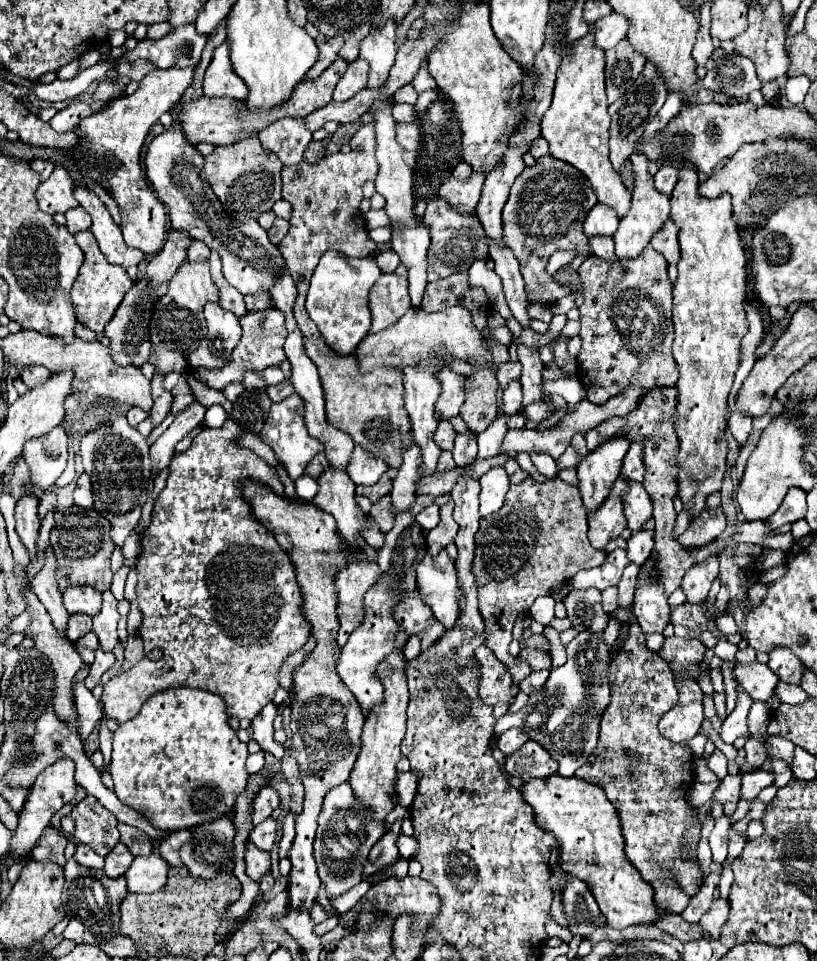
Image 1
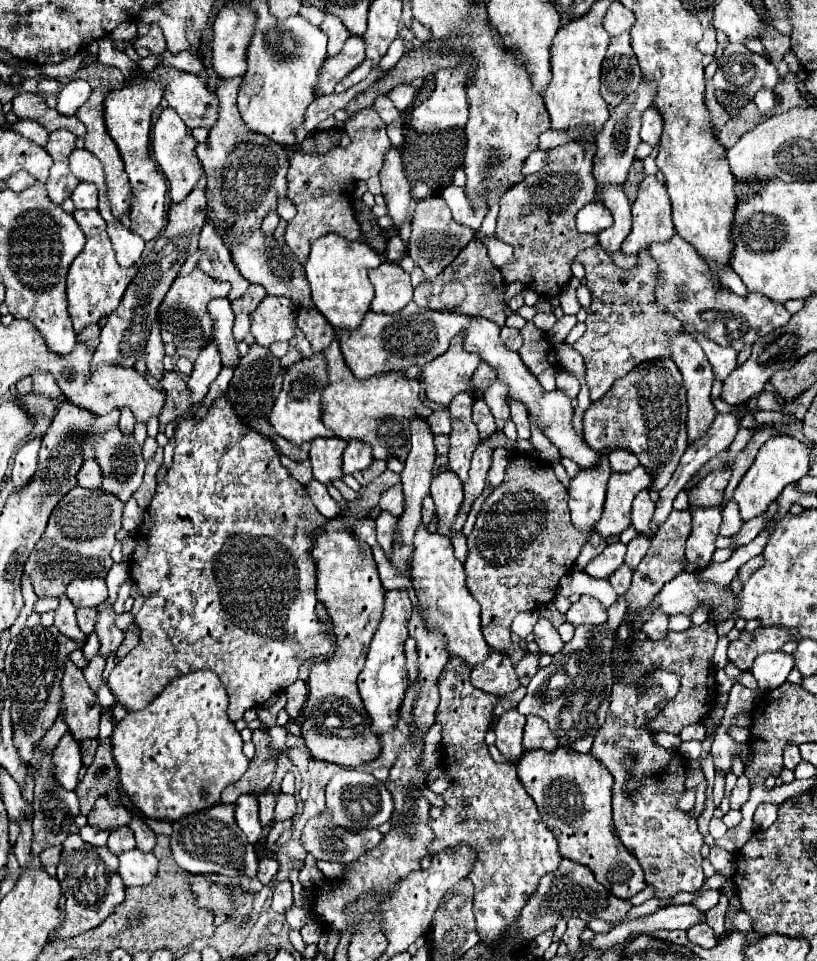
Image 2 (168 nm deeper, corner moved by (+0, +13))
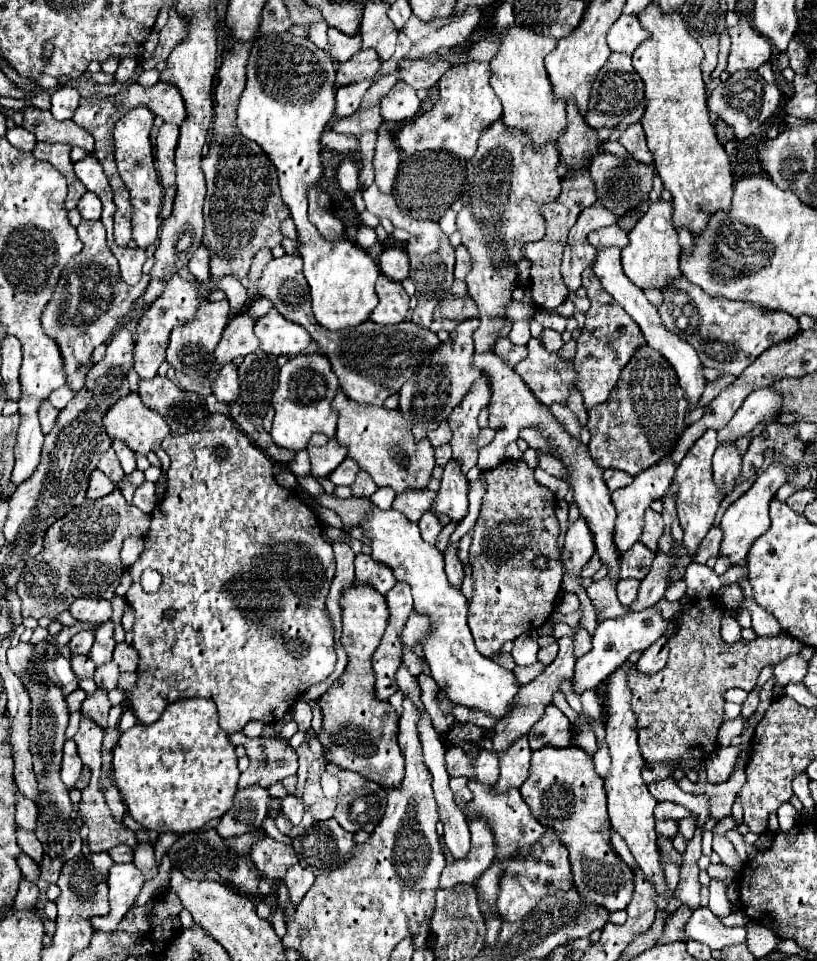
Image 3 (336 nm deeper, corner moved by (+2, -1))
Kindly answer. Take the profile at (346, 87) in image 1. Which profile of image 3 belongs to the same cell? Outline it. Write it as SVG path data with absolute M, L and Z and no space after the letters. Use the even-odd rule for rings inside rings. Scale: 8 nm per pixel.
M362 80L362 82L358 82L358 84L348 84L348 86L338 88L334 114L336 114L338 118L346 118L346 116L354 114L356 108L360 106L360 100L362 100L364 92L372 86L372 82L374 82L374 80Z

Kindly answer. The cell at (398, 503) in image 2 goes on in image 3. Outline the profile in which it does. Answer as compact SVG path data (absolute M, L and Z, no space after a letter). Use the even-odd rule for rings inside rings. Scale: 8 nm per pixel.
M406 490L398 494L392 502L392 508L402 512L410 522L418 522L424 512L430 510L430 500L434 500L434 492L430 490Z

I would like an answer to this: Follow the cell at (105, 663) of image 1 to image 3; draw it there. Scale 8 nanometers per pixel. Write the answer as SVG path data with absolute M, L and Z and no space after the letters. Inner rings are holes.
M98 688L94 694L88 694L86 700L82 702L82 712L86 712L86 716L90 716L102 728L108 722L108 710L110 710L110 702L108 702L106 694L108 692L104 688Z

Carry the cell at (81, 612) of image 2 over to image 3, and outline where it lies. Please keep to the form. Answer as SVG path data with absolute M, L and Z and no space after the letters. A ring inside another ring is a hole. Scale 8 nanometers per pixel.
M84 630L84 632L78 632L76 636L72 636L68 646L74 654L88 654L92 644L94 644L94 630Z

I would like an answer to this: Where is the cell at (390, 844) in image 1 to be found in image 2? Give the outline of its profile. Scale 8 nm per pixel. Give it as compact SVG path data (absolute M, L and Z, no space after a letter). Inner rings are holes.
M324 812L310 818L300 836L300 842L308 854L318 860L330 860L340 864L360 858L380 840L382 834L374 828L358 830L356 834L352 834L352 830L340 830L340 826L332 826L332 820Z

